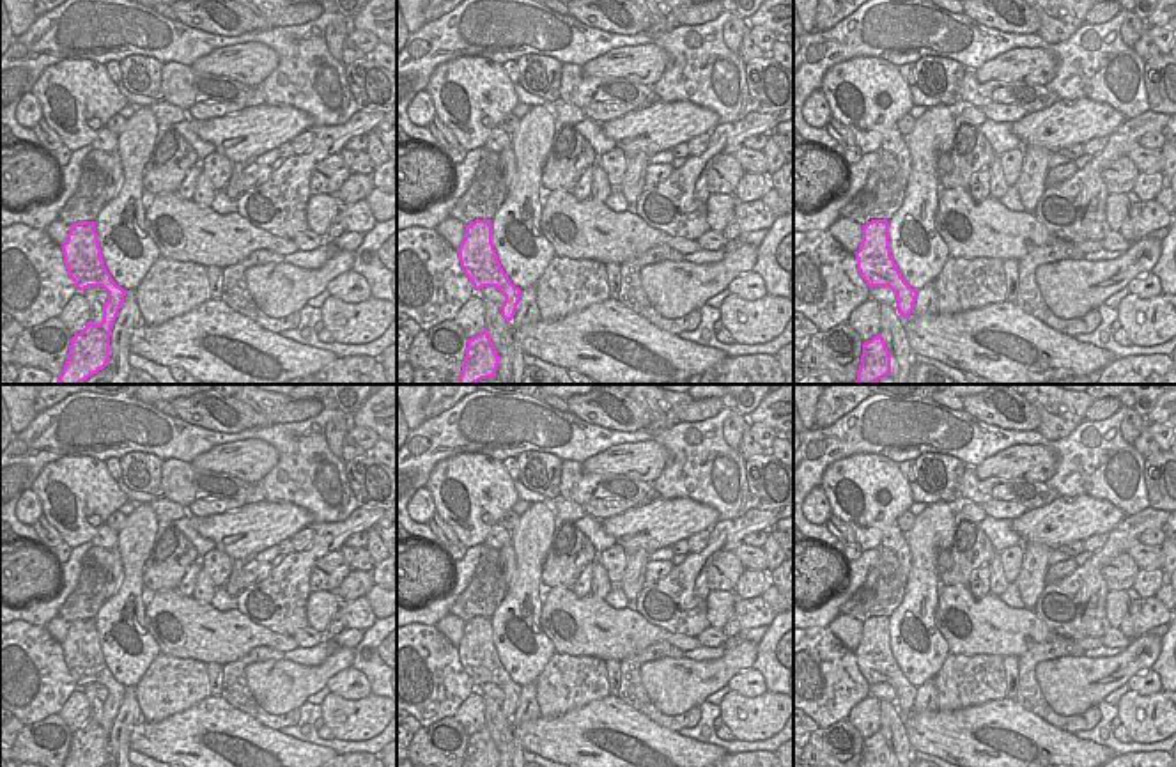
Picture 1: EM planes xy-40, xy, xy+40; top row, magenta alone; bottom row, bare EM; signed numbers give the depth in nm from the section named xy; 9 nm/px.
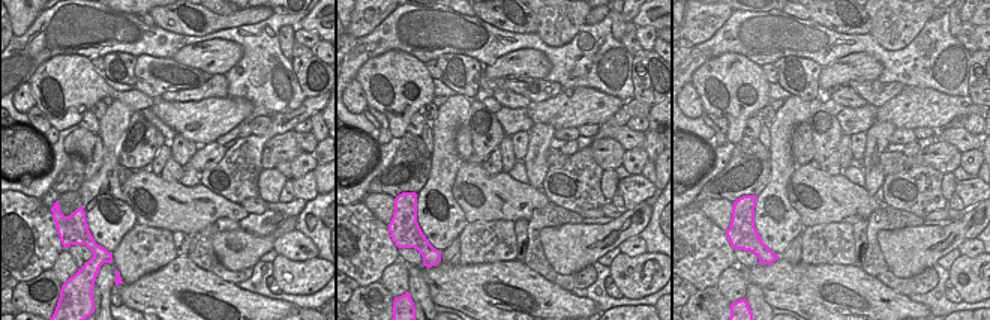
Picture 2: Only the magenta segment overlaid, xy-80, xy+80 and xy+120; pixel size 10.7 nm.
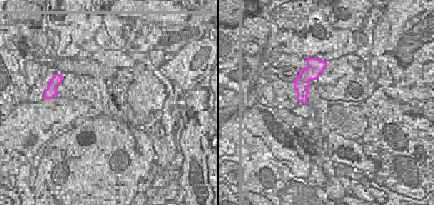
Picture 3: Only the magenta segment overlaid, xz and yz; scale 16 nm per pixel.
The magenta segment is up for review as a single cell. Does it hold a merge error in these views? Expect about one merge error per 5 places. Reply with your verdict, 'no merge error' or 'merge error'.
no merge error

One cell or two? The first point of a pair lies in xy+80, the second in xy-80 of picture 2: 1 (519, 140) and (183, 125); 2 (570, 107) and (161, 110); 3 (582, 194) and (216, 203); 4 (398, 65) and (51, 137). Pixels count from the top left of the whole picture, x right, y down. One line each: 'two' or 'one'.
1: two
2: one
3: two
4: two

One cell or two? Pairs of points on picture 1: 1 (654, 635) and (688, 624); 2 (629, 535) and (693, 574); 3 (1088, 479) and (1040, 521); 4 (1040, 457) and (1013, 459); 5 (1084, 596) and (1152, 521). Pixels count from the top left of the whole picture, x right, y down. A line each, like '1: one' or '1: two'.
1: two
2: two
3: two
4: one
5: one

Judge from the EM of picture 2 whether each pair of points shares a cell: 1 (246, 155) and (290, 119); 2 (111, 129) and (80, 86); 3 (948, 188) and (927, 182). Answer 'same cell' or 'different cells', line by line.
1: same cell
2: different cells
3: different cells

